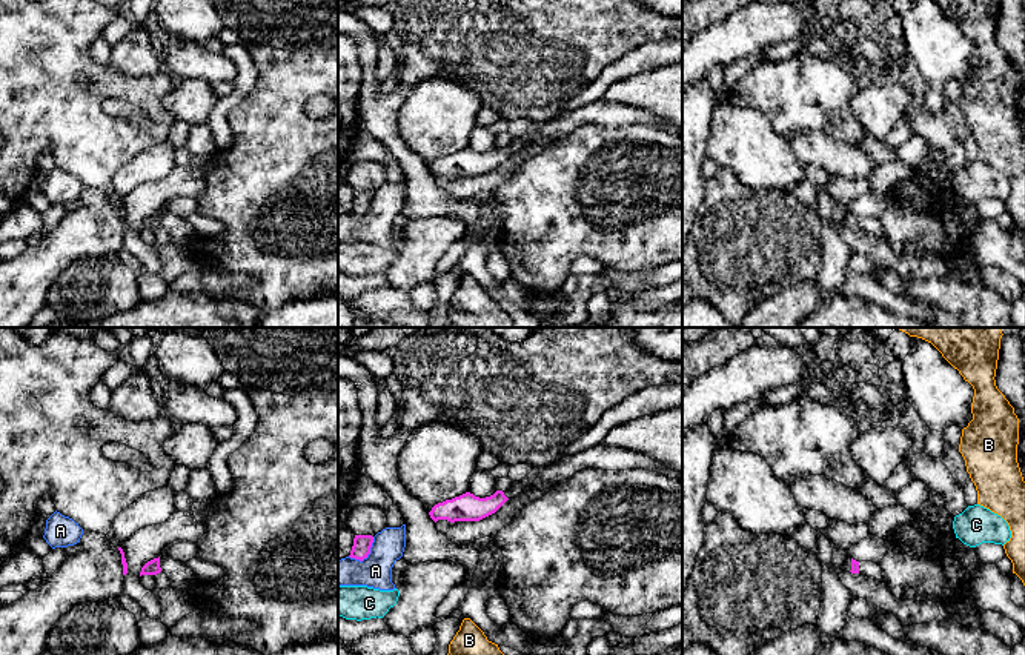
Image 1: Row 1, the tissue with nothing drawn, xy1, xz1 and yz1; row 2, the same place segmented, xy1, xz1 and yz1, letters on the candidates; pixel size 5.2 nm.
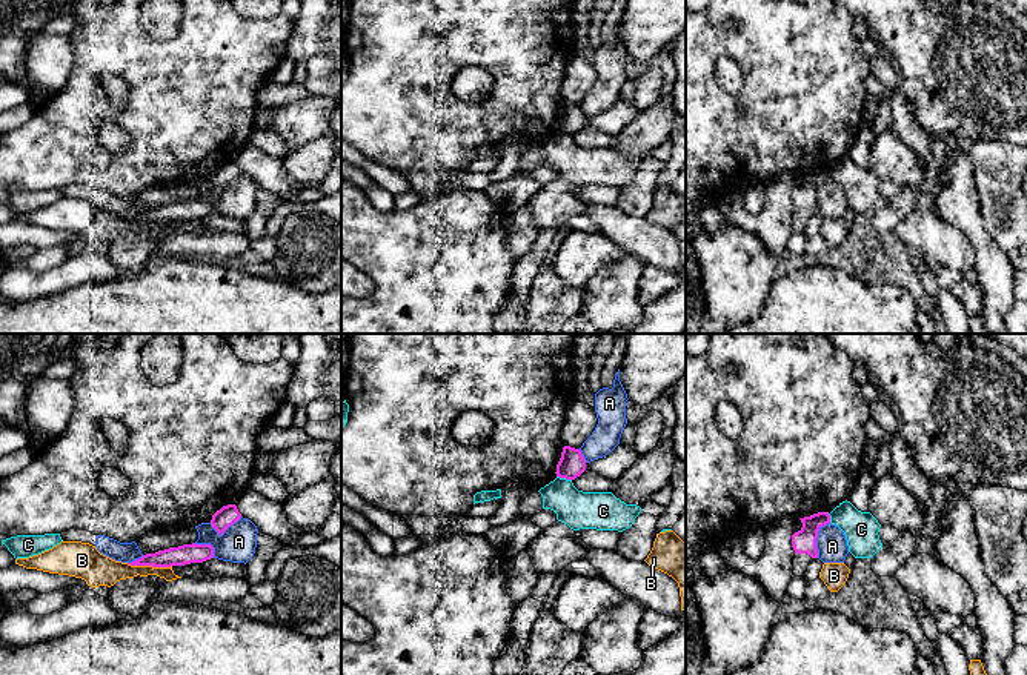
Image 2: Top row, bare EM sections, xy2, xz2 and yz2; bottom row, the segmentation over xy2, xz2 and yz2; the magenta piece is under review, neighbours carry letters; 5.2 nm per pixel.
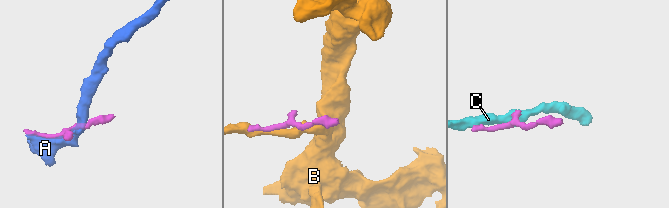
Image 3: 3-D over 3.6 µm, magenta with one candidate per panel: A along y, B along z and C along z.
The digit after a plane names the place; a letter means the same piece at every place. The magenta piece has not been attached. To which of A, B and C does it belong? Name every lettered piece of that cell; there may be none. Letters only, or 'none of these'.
none of these

